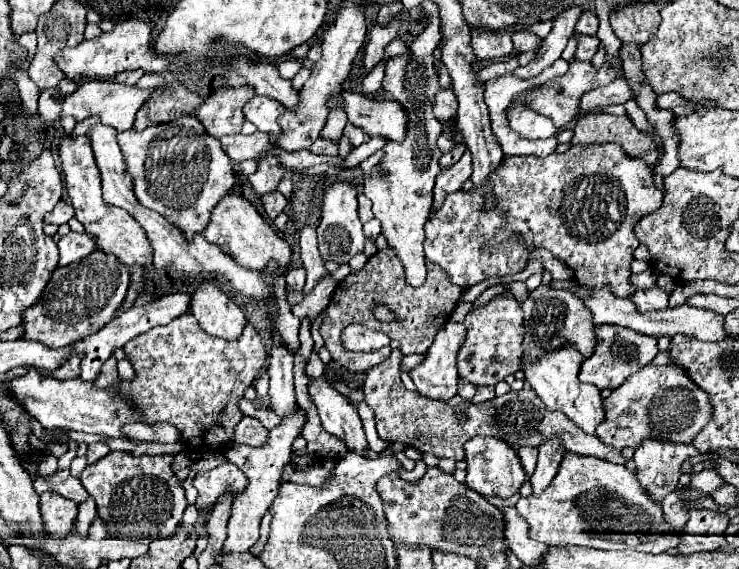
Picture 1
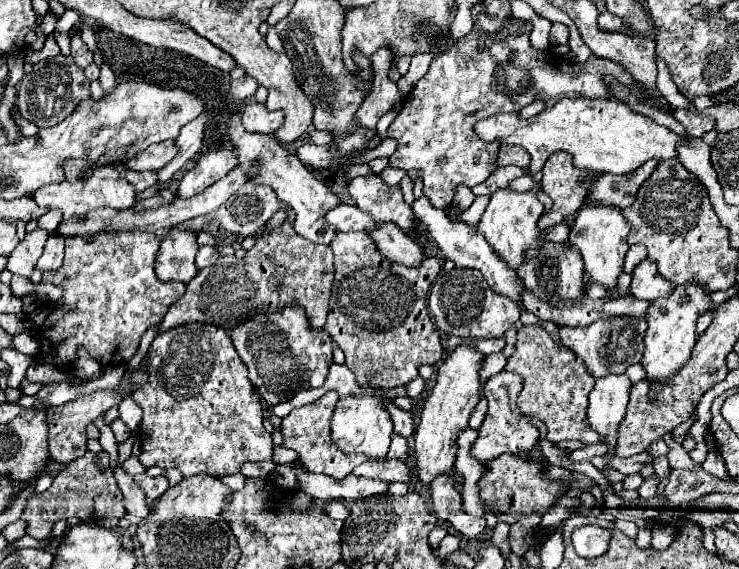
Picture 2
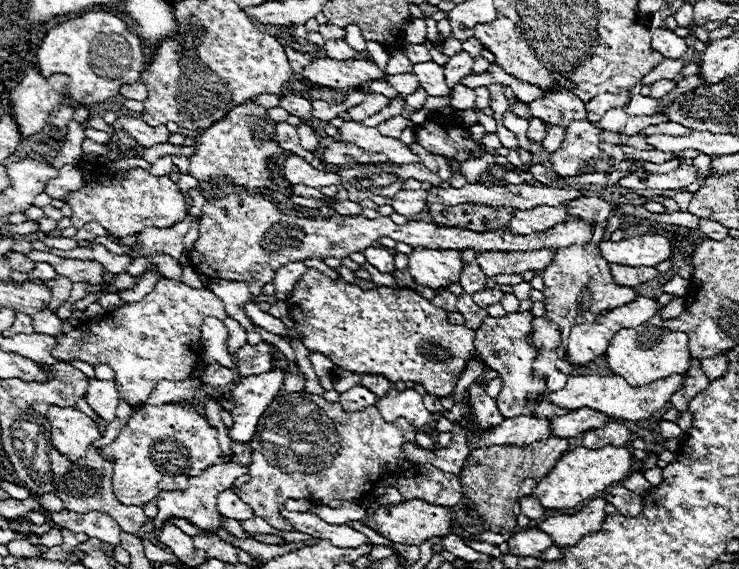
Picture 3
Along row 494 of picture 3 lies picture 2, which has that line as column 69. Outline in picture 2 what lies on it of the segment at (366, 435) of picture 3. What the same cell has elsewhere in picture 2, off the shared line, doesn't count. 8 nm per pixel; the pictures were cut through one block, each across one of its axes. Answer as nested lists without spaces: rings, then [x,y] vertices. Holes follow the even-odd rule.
[[[138,232],[138,234],[118,234],[118,236],[106,234],[106,236],[96,236],[96,238],[92,238],[90,242],[88,242],[88,240],[82,240],[82,238],[68,238],[68,240],[64,242],[64,246],[66,246],[66,248],[64,248],[64,264],[62,264],[62,268],[60,268],[60,274],[58,274],[58,272],[54,272],[54,274],[44,274],[44,282],[52,282],[52,284],[60,286],[60,288],[64,290],[64,298],[62,298],[60,304],[50,306],[50,316],[48,316],[48,320],[44,322],[42,330],[40,330],[40,354],[38,354],[36,358],[46,358],[46,360],[52,362],[54,366],[66,366],[66,364],[72,364],[72,362],[76,360],[76,350],[78,350],[78,346],[84,346],[84,348],[90,352],[90,356],[92,356],[94,360],[100,360],[100,362],[104,362],[104,364],[126,364],[126,362],[136,354],[142,334],[144,334],[150,326],[154,326],[156,322],[160,322],[160,320],[164,318],[164,312],[168,312],[168,306],[174,304],[174,302],[184,294],[186,286],[184,286],[184,284],[178,284],[178,282],[162,282],[162,280],[158,280],[154,271],[154,258],[156,258],[158,248],[160,248],[160,238],[156,238],[156,234],[140,234],[140,232]]]

